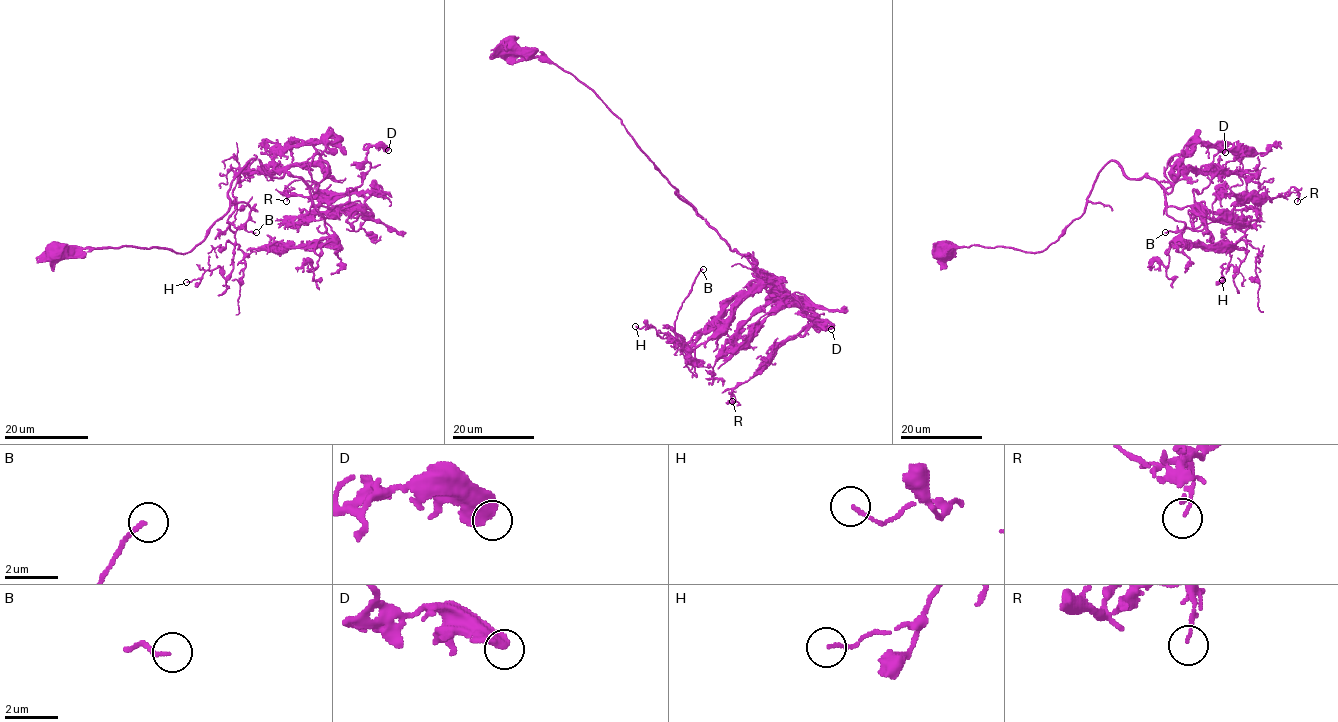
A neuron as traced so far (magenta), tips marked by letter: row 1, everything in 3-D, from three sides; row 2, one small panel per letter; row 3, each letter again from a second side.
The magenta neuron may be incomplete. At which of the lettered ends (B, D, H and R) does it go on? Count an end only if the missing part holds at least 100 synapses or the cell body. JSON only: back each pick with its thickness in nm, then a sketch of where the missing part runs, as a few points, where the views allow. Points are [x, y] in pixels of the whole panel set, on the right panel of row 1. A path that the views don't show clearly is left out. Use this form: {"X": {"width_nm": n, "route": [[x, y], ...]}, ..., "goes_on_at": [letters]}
{"goes_on_at": []}

